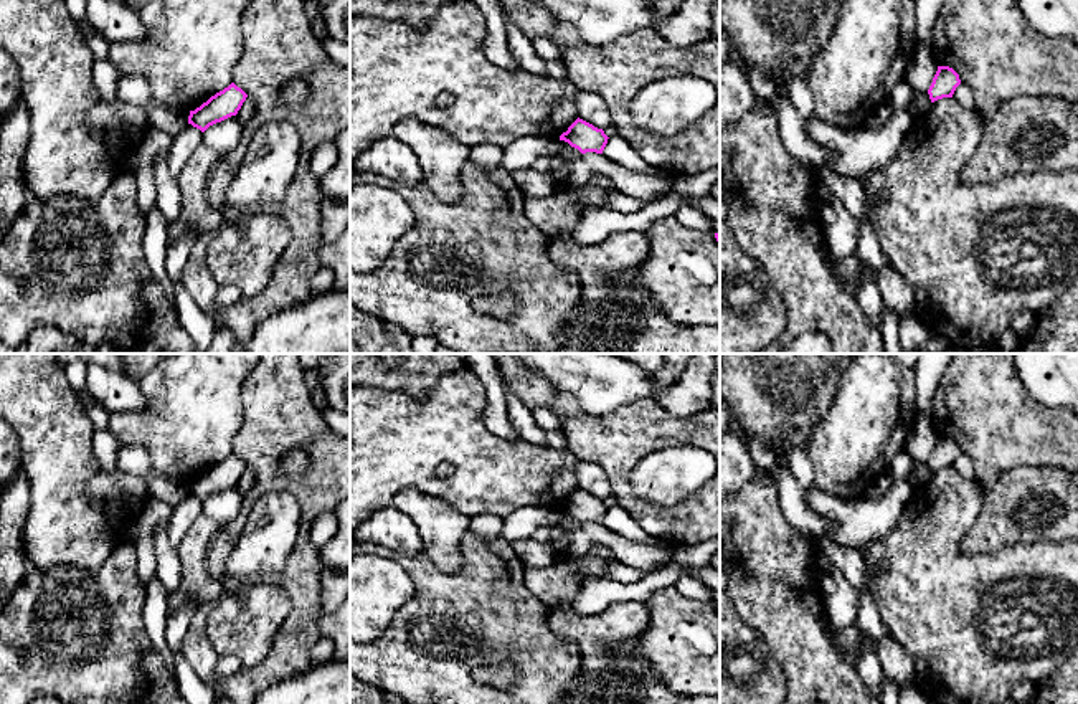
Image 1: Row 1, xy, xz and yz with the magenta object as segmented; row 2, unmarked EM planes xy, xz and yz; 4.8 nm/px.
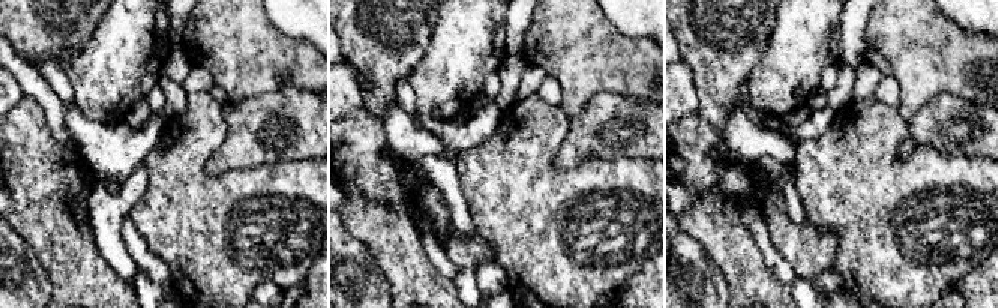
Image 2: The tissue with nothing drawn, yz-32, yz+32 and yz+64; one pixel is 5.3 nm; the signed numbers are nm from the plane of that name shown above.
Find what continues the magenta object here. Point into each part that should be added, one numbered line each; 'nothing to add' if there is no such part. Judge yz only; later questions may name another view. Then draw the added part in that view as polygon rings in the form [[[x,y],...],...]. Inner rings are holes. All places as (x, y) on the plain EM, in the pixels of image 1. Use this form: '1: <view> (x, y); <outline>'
nothing to add

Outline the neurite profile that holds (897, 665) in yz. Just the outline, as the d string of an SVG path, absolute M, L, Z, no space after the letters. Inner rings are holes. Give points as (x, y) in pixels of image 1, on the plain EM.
M832 539L816 540L819 554L825 565L839 568L844 577L860 592L858 626L877 649L883 674L901 687L916 681L916 668L906 651L891 638L888 628L880 618L872 592L867 585L867 564L858 550L844 547Z

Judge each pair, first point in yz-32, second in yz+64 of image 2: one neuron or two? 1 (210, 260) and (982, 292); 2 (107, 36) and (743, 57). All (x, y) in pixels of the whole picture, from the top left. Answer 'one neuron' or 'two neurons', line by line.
1: two neurons
2: two neurons

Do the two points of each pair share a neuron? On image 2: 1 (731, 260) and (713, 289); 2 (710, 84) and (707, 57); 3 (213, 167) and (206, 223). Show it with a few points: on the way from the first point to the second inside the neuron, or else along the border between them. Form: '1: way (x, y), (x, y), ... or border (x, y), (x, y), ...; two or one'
1: border (701, 245), (719, 269), (730, 292); two
2: way (710, 78), (710, 63); one
3: border (204, 166), (209, 175), (246, 169); two

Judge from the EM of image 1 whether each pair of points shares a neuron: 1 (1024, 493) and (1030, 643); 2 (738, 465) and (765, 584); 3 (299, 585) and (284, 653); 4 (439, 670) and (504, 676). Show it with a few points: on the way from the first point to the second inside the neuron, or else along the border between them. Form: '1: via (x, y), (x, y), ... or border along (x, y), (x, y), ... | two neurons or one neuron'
1: border along (1060, 539), (1019, 541), (988, 551) | two neurons
2: border along (758, 471), (737, 493) | two neurons
3: via (301, 602), (301, 630), (297, 637) | one neuron
4: border along (509, 660), (477, 665), (471, 676) | two neurons

